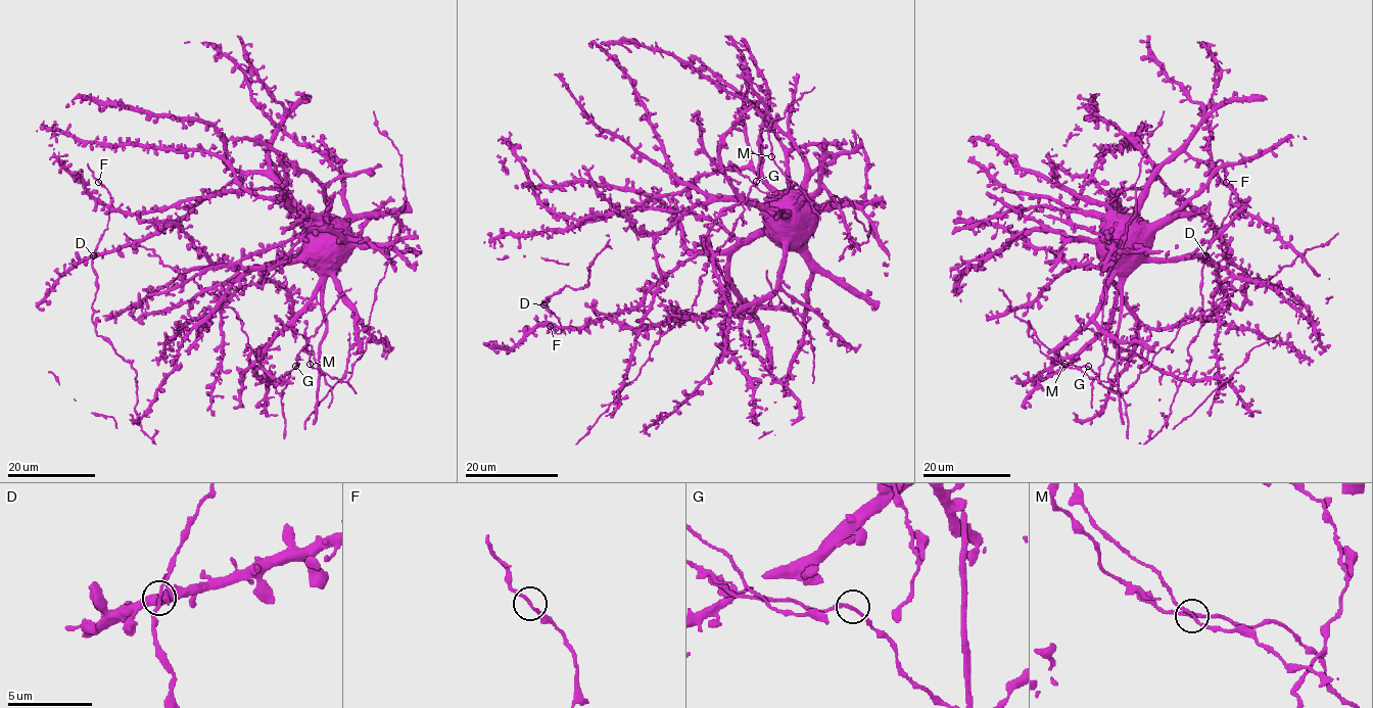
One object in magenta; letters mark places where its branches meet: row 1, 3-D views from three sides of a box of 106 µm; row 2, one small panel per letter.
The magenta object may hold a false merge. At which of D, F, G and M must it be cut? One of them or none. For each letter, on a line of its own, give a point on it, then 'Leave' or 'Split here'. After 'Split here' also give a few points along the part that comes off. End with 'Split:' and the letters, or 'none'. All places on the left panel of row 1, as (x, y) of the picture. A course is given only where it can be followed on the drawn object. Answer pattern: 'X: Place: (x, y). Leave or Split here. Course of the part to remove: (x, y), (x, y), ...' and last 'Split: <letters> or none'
D: Place: (93, 255). Leave
F: Place: (98, 182). Leave
G: Place: (295, 366). Leave
M: Place: (310, 364). Leave
Split: none

